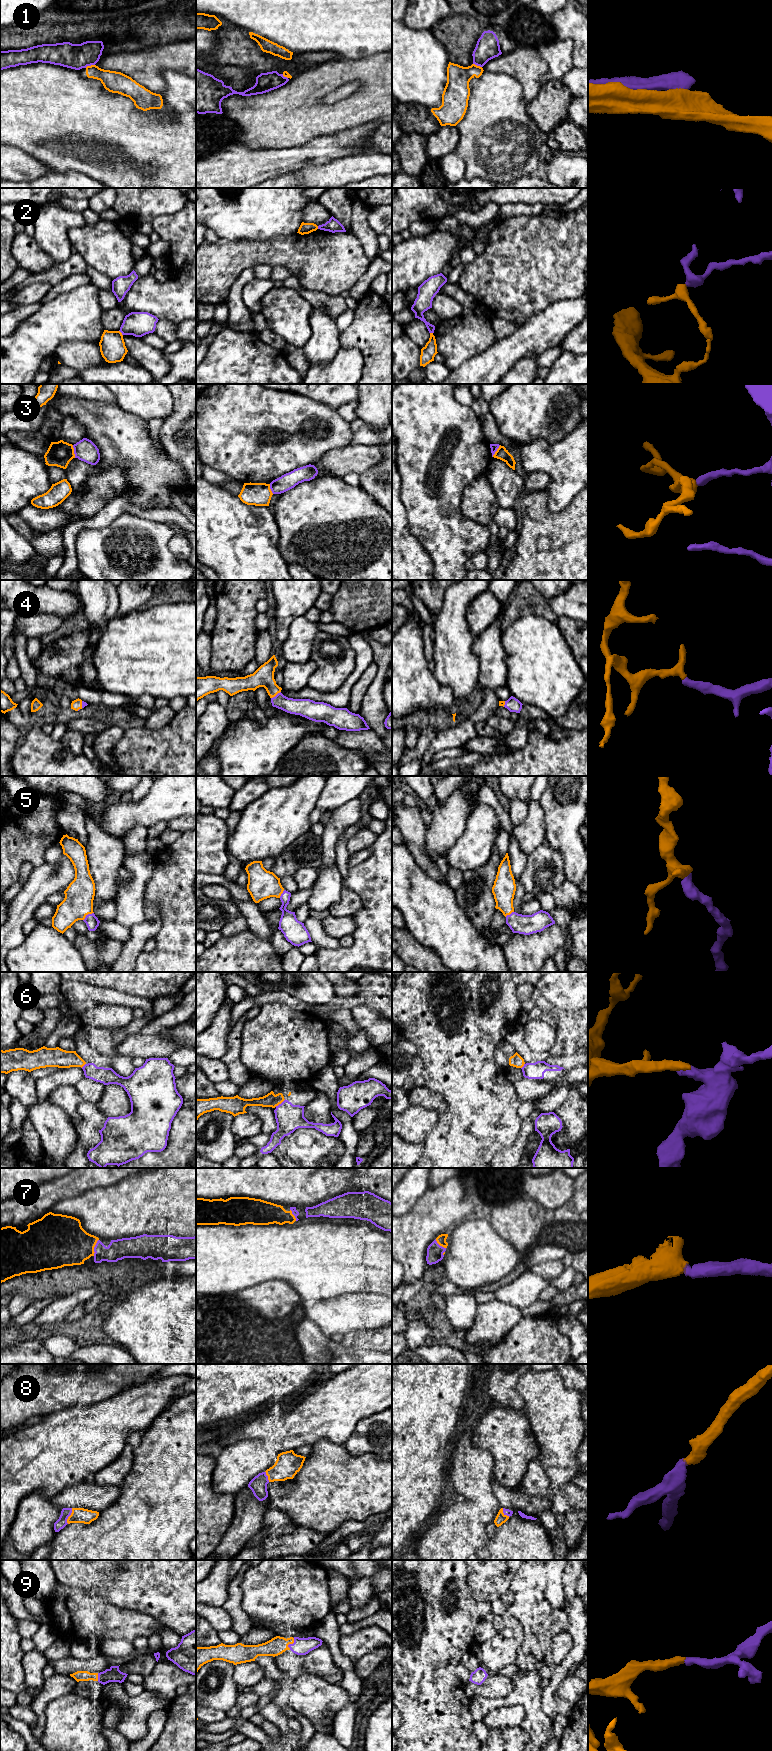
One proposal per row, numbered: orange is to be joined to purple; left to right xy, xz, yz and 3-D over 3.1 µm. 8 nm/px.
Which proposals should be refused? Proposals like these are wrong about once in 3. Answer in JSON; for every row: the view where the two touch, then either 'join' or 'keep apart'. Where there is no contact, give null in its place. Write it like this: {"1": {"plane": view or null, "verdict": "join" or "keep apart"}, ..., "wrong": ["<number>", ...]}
{"1": {"plane": "xy", "verdict": "keep apart"}, "2": {"plane": "xy", "verdict": "keep apart"}, "3": {"plane": "xy", "verdict": "keep apart"}, "4": {"plane": "xz", "verdict": "join"}, "5": {"plane": "xy", "verdict": "join"}, "6": {"plane": "xz", "verdict": "keep apart"}, "7": {"plane": "xy", "verdict": "join"}, "8": {"plane": "xy", "verdict": "join"}, "9": {"plane": "xz", "verdict": "join"}, "wrong": ["1", "2", "3", "6"]}

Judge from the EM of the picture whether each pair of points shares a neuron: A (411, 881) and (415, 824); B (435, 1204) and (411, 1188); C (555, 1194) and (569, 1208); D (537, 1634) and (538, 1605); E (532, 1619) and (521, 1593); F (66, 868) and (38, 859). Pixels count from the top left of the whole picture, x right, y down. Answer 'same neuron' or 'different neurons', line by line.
A: different neurons
B: different neurons
C: different neurons
D: different neurons
E: same neuron
F: different neurons

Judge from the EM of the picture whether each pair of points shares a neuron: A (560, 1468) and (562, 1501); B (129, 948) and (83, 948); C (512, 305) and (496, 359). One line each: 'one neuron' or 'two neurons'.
A: two neurons
B: two neurons
C: two neurons

